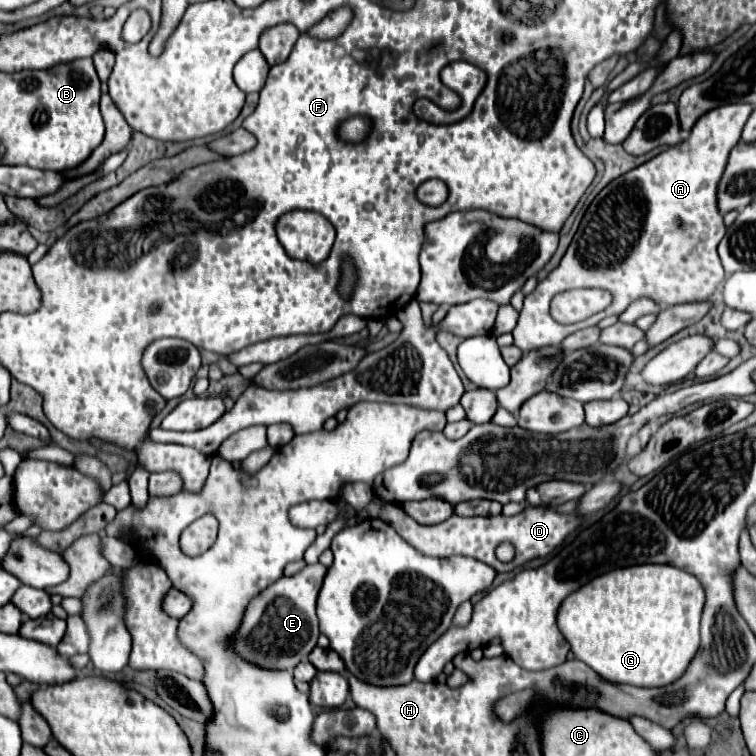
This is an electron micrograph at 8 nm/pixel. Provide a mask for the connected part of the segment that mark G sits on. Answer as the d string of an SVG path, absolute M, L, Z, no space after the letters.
M643 564L611 570L569 594L559 608L557 626L571 644L575 658L591 666L601 678L657 688L679 680L699 652L699 620L703 606L705 590L693 574L669 564Z

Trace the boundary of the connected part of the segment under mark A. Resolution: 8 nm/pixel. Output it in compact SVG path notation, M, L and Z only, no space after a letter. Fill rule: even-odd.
M751 104L719 106L719 110L711 110L711 114L703 114L703 118L699 118L687 140L683 140L681 144L669 150L663 150L645 164L609 182L589 204L579 224L579 230L573 236L573 242L569 244L559 266L543 282L539 282L537 288L524 299L518 322L512 331L514 345L523 352L543 346L557 346L563 338L567 338L567 334L573 334L575 330L595 326L599 320L607 316L619 316L631 302L639 298L649 298L661 308L671 308L677 304L709 302L715 296L719 284L725 280L725 272L717 254L717 244L725 234L723 214L717 206L717 188L725 172L729 152L741 140L741 130L747 118L751 116L751 112L753 112ZM571 288L611 290L615 300L611 308L575 326L563 326L551 318L549 302L555 294Z

